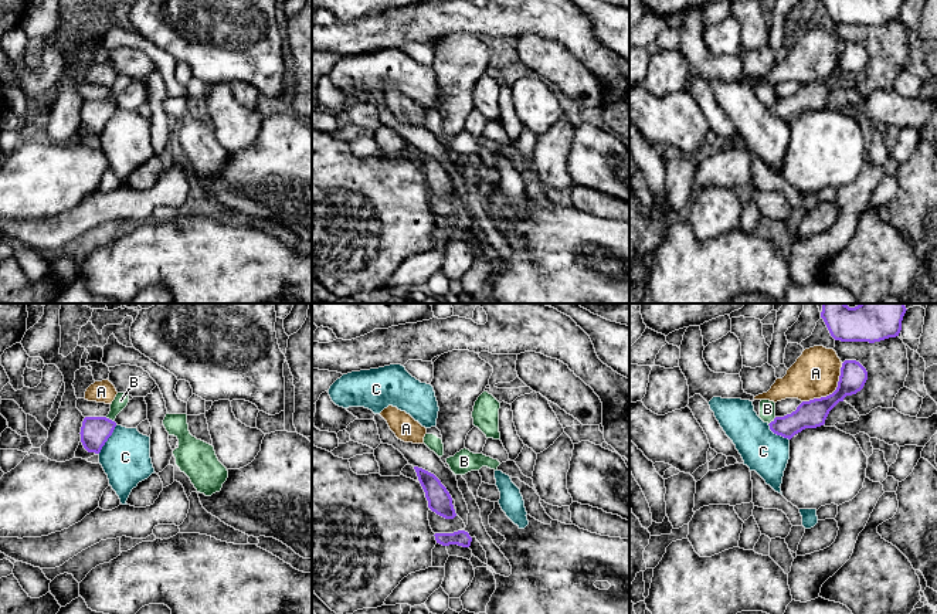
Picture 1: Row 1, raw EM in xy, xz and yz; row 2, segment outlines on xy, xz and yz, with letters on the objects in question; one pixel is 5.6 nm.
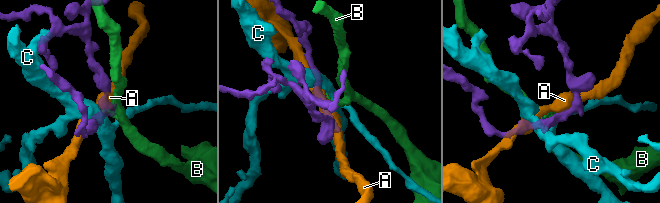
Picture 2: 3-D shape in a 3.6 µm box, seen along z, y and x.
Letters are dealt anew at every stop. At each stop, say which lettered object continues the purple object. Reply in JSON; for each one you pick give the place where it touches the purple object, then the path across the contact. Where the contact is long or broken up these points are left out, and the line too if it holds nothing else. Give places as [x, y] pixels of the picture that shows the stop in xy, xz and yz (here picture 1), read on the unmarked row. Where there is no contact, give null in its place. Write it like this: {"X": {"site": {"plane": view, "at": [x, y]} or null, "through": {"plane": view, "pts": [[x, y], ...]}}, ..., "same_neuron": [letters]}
{"same_neuron": []}

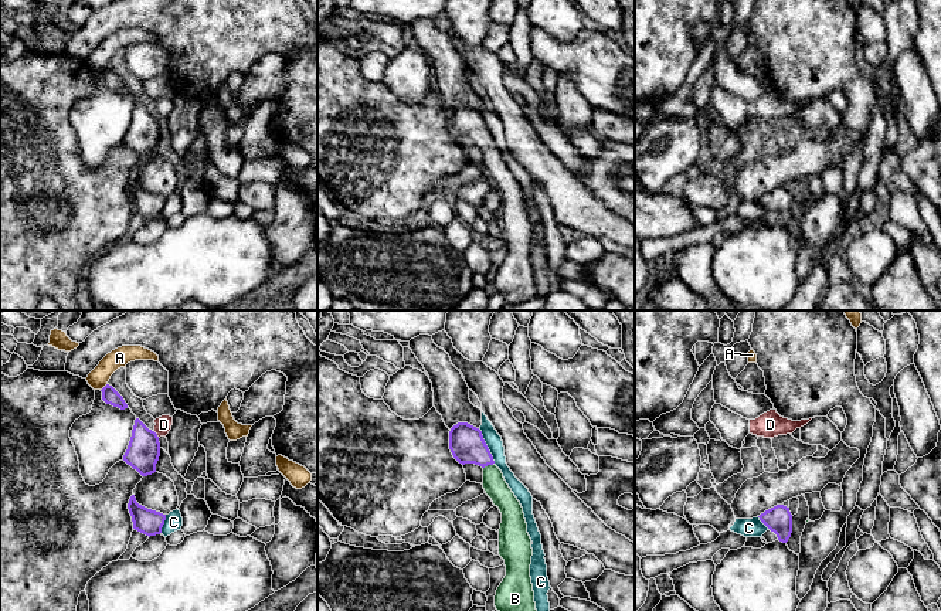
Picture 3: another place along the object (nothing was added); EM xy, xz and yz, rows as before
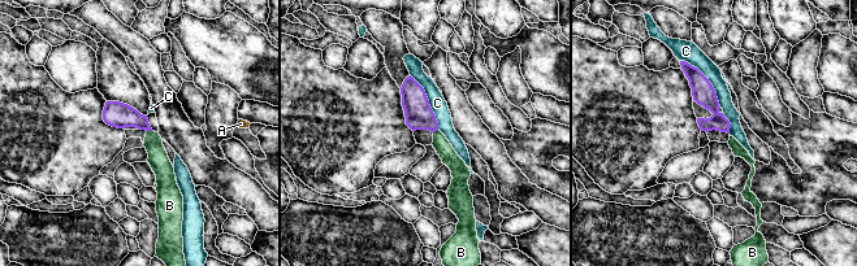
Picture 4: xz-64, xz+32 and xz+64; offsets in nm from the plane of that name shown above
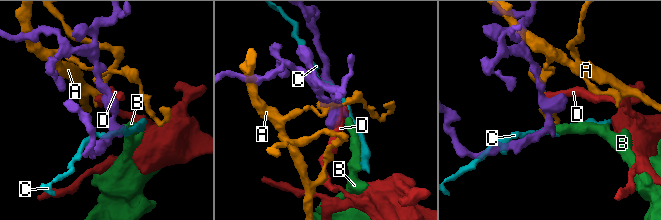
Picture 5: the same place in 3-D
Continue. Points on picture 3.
{"B": {"site": {"plane": "xz", "at": [488, 146]}, "through": {"plane": "xz", "pts": [[466, 126], [488, 146], [493, 166]]}}, "same_neuron": ["B"]}

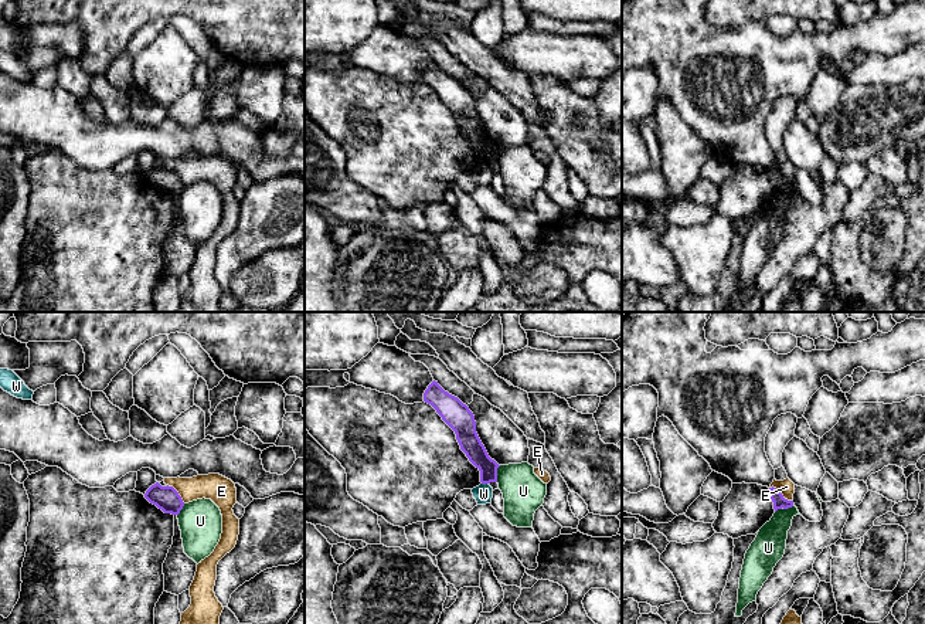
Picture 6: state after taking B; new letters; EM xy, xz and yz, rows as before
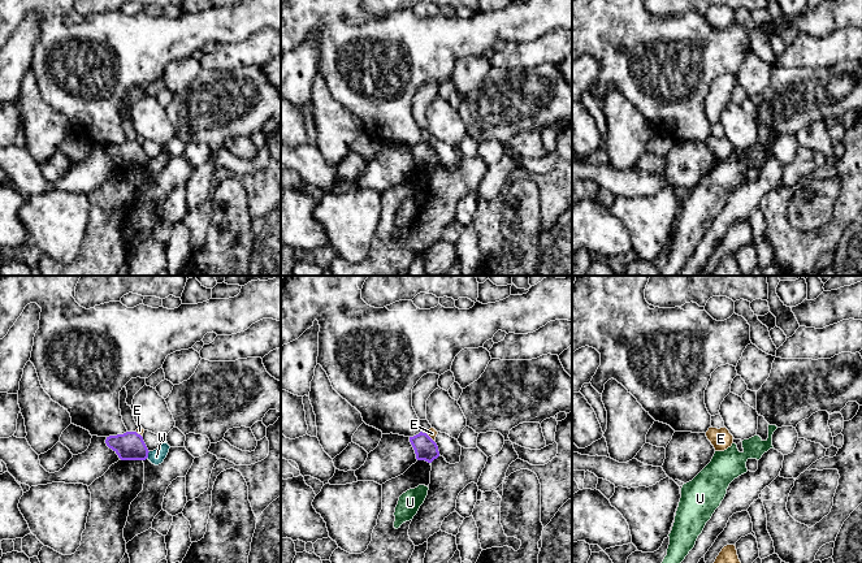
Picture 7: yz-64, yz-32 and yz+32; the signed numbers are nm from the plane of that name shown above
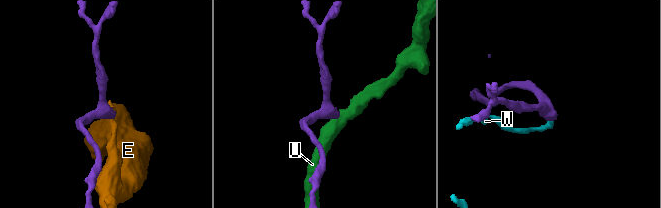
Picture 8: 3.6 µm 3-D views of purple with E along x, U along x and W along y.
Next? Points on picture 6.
{"same_neuron": []}

